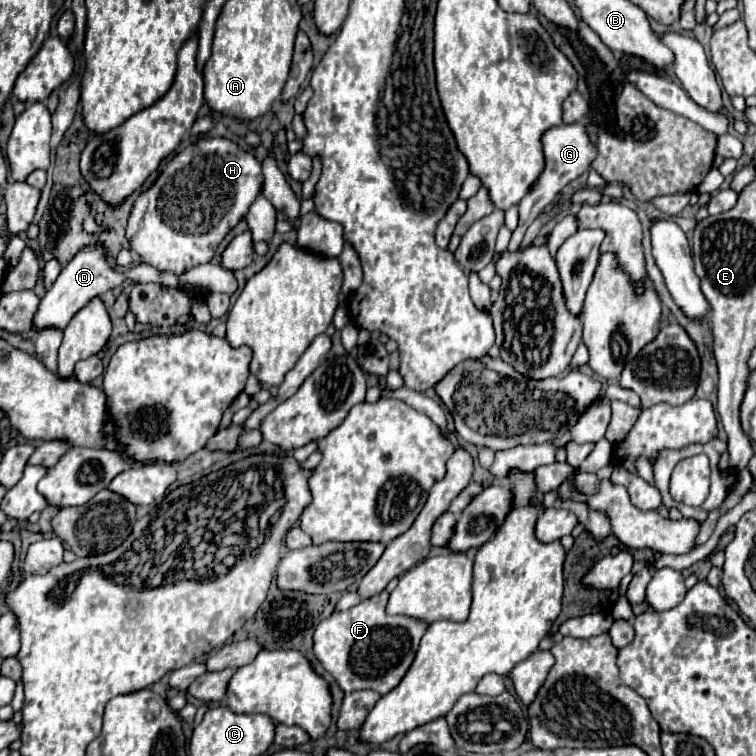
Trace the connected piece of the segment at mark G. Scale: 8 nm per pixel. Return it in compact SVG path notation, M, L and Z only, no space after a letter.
M576 122L576 124L562 124L562 126L554 126L550 130L546 130L546 134L542 136L542 146L544 146L544 158L546 158L546 166L544 166L544 172L540 174L538 182L530 188L530 192L524 196L524 200L520 202L518 206L518 212L520 212L520 220L518 220L518 226L516 230L512 232L512 240L510 240L510 248L514 250L522 238L524 238L524 232L526 228L534 222L534 218L548 206L554 202L556 194L560 194L560 190L576 180L580 174L584 174L586 170L590 170L590 164L594 162L594 158L598 156L598 150L594 146L594 142L590 140L586 128Z

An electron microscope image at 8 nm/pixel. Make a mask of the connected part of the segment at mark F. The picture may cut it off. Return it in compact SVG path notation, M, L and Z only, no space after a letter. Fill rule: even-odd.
M384 590L348 612L334 612L322 620L314 632L314 654L322 666L332 672L344 692L372 688L380 694L388 694L404 678L406 670L414 662L420 638L424 636L428 622L410 616L386 614L390 592Z

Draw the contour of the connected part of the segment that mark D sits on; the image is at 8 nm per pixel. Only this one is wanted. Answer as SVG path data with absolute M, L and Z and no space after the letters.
M90 244L84 246L60 272L60 276L56 278L56 282L52 284L52 288L46 292L46 296L40 302L40 308L34 316L34 324L36 330L44 330L44 328L66 328L66 324L72 320L72 316L82 310L82 306L86 306L86 302L90 302L90 298L100 296L106 290L112 290L116 286L120 286L124 282L124 276L120 272L114 272L108 262L106 262L106 252L102 250L102 244Z

